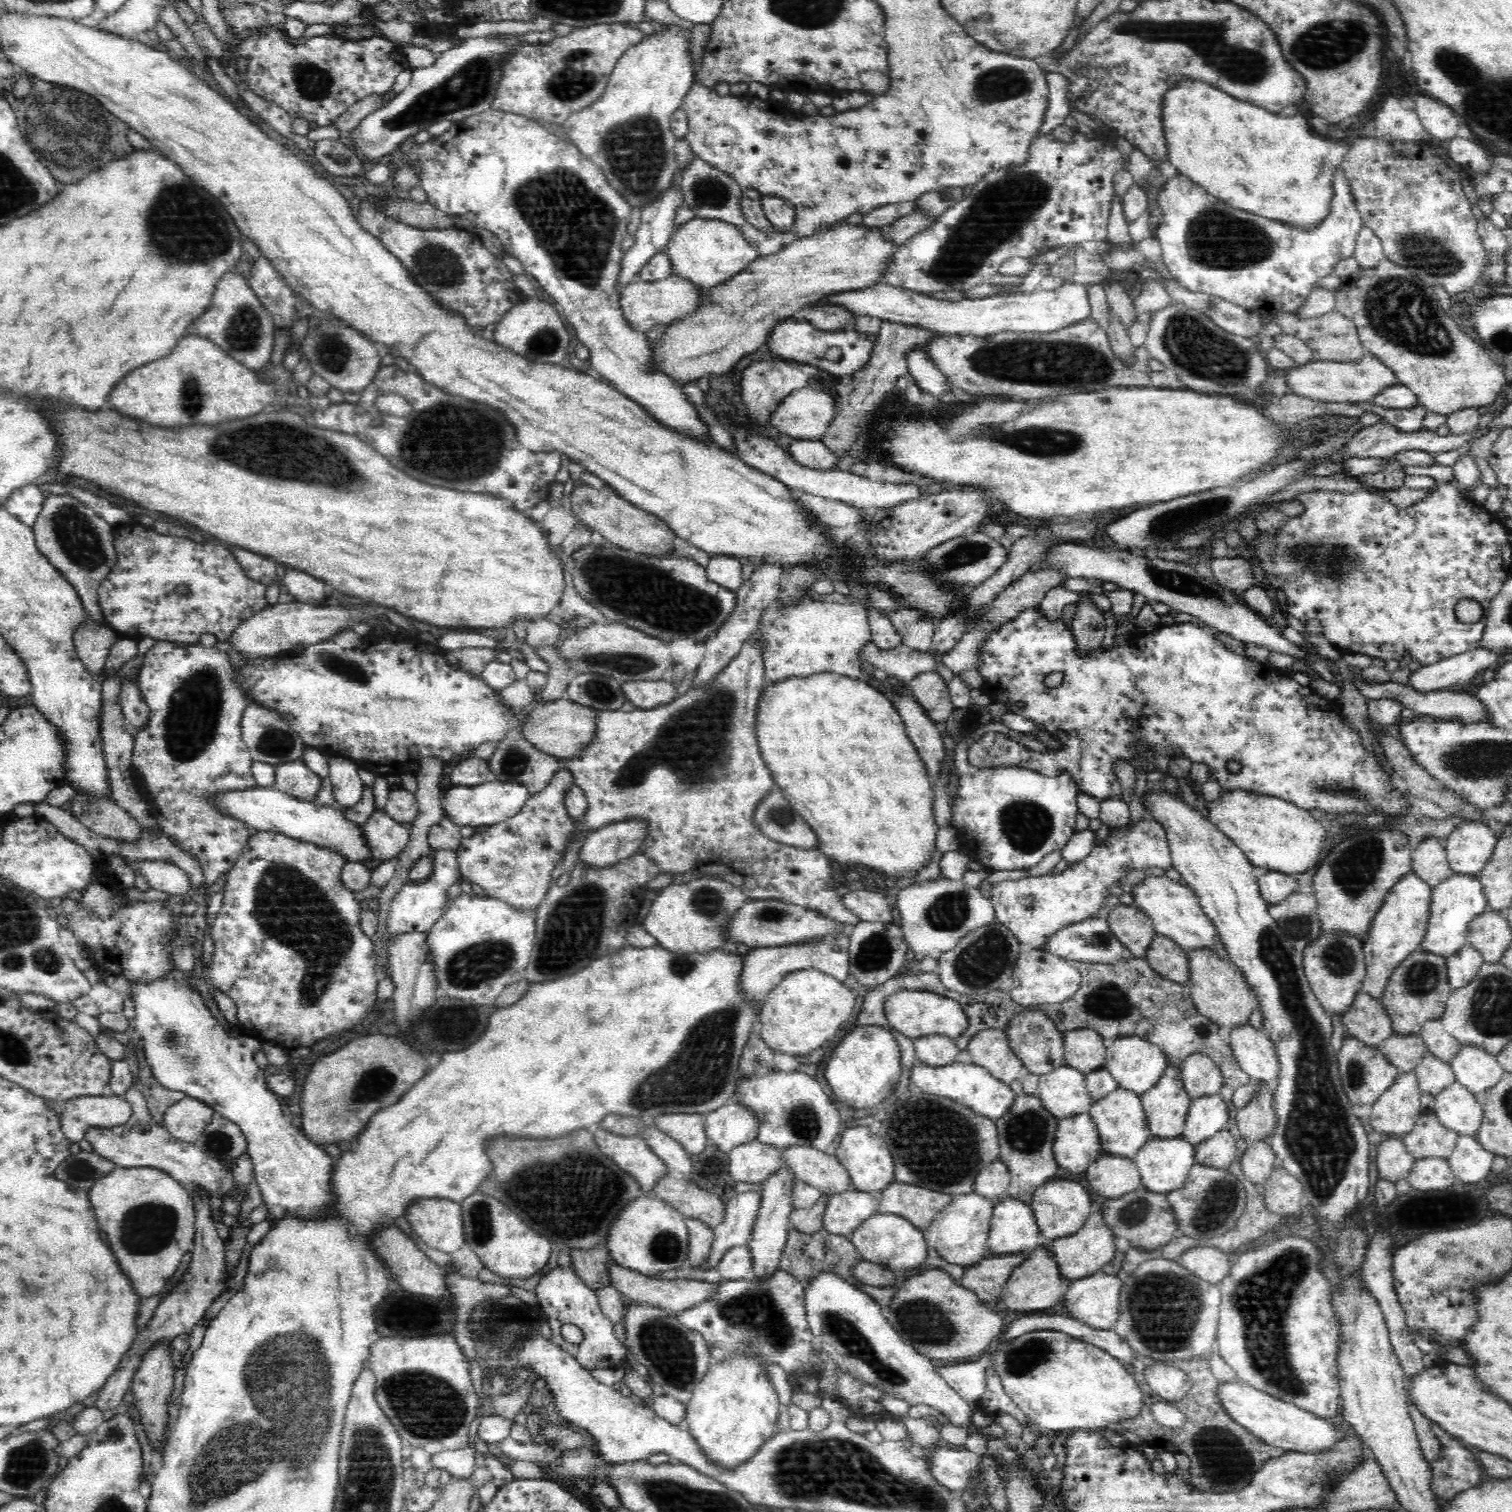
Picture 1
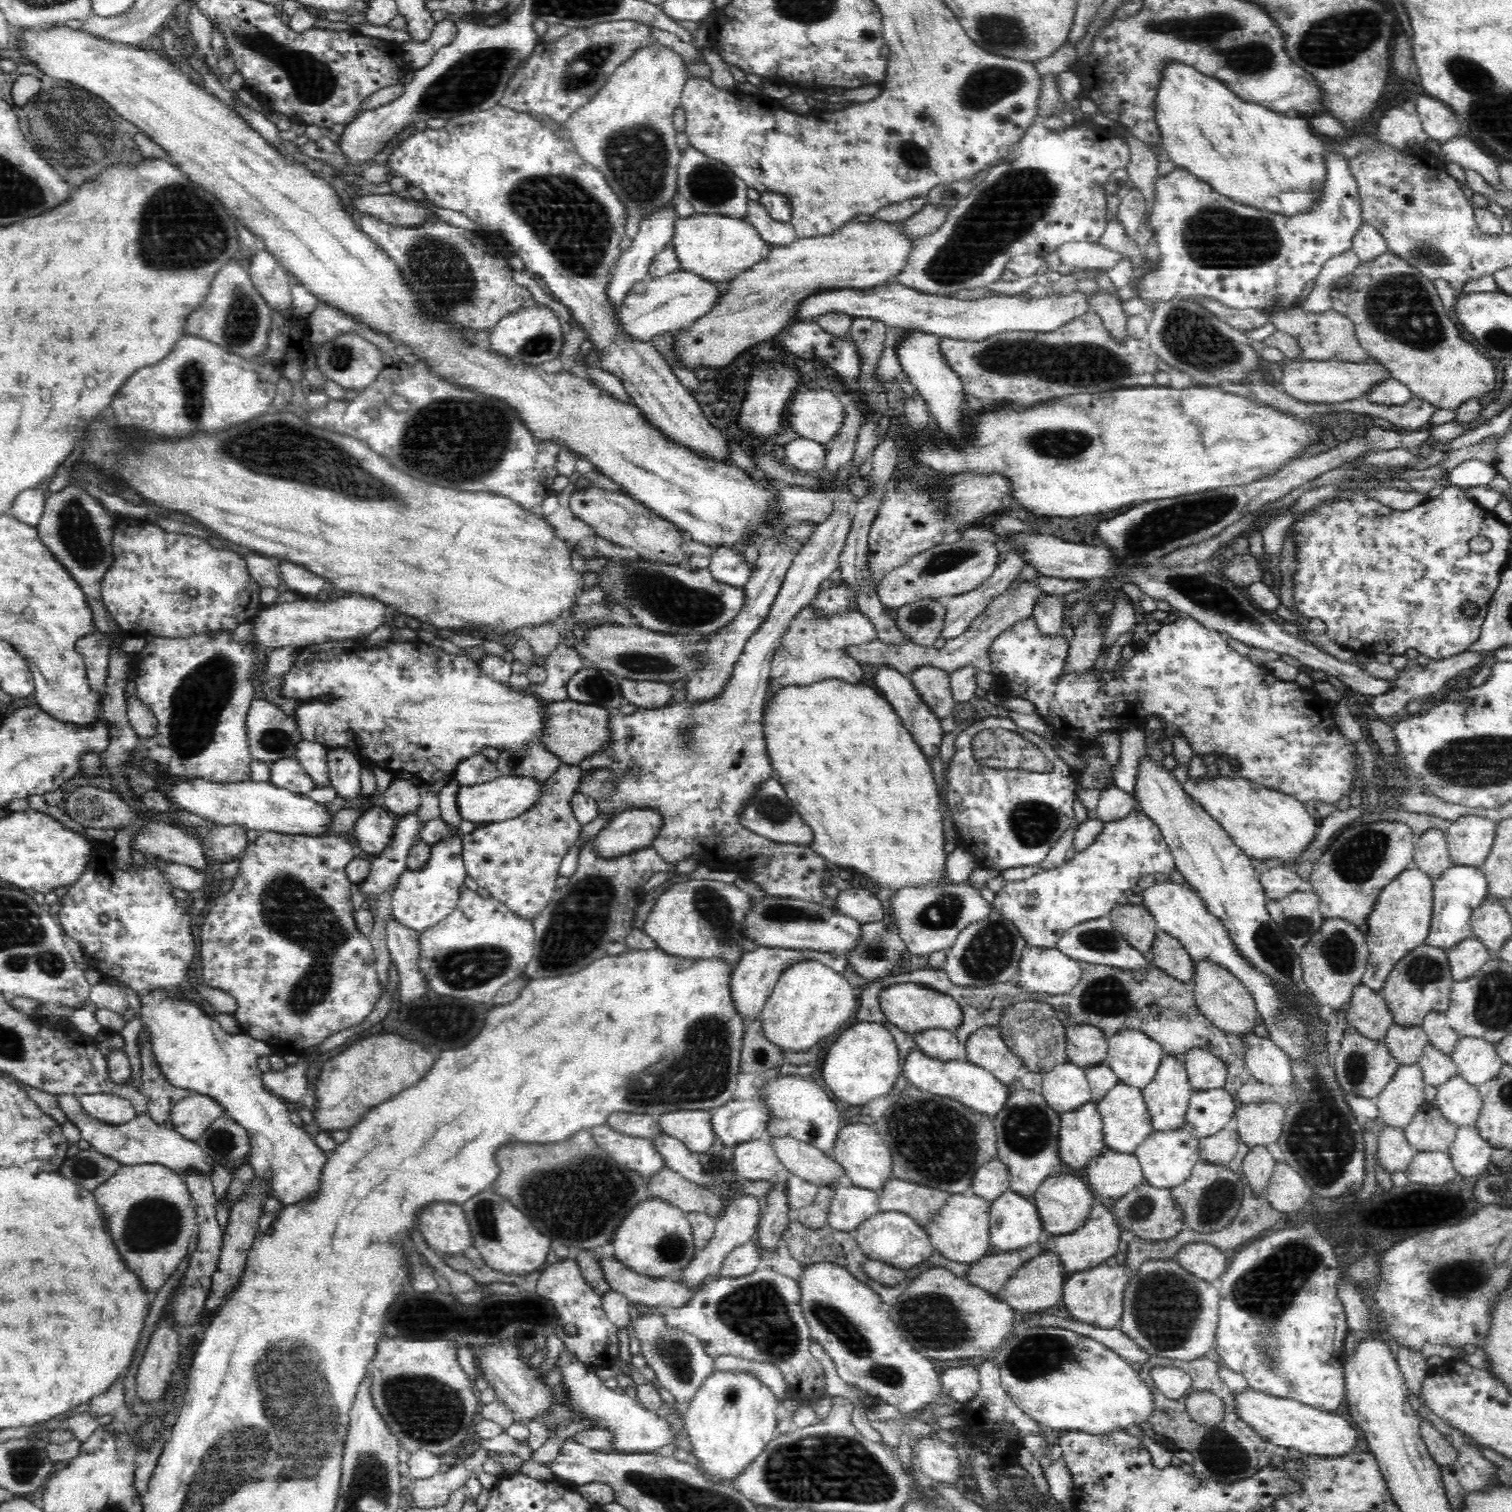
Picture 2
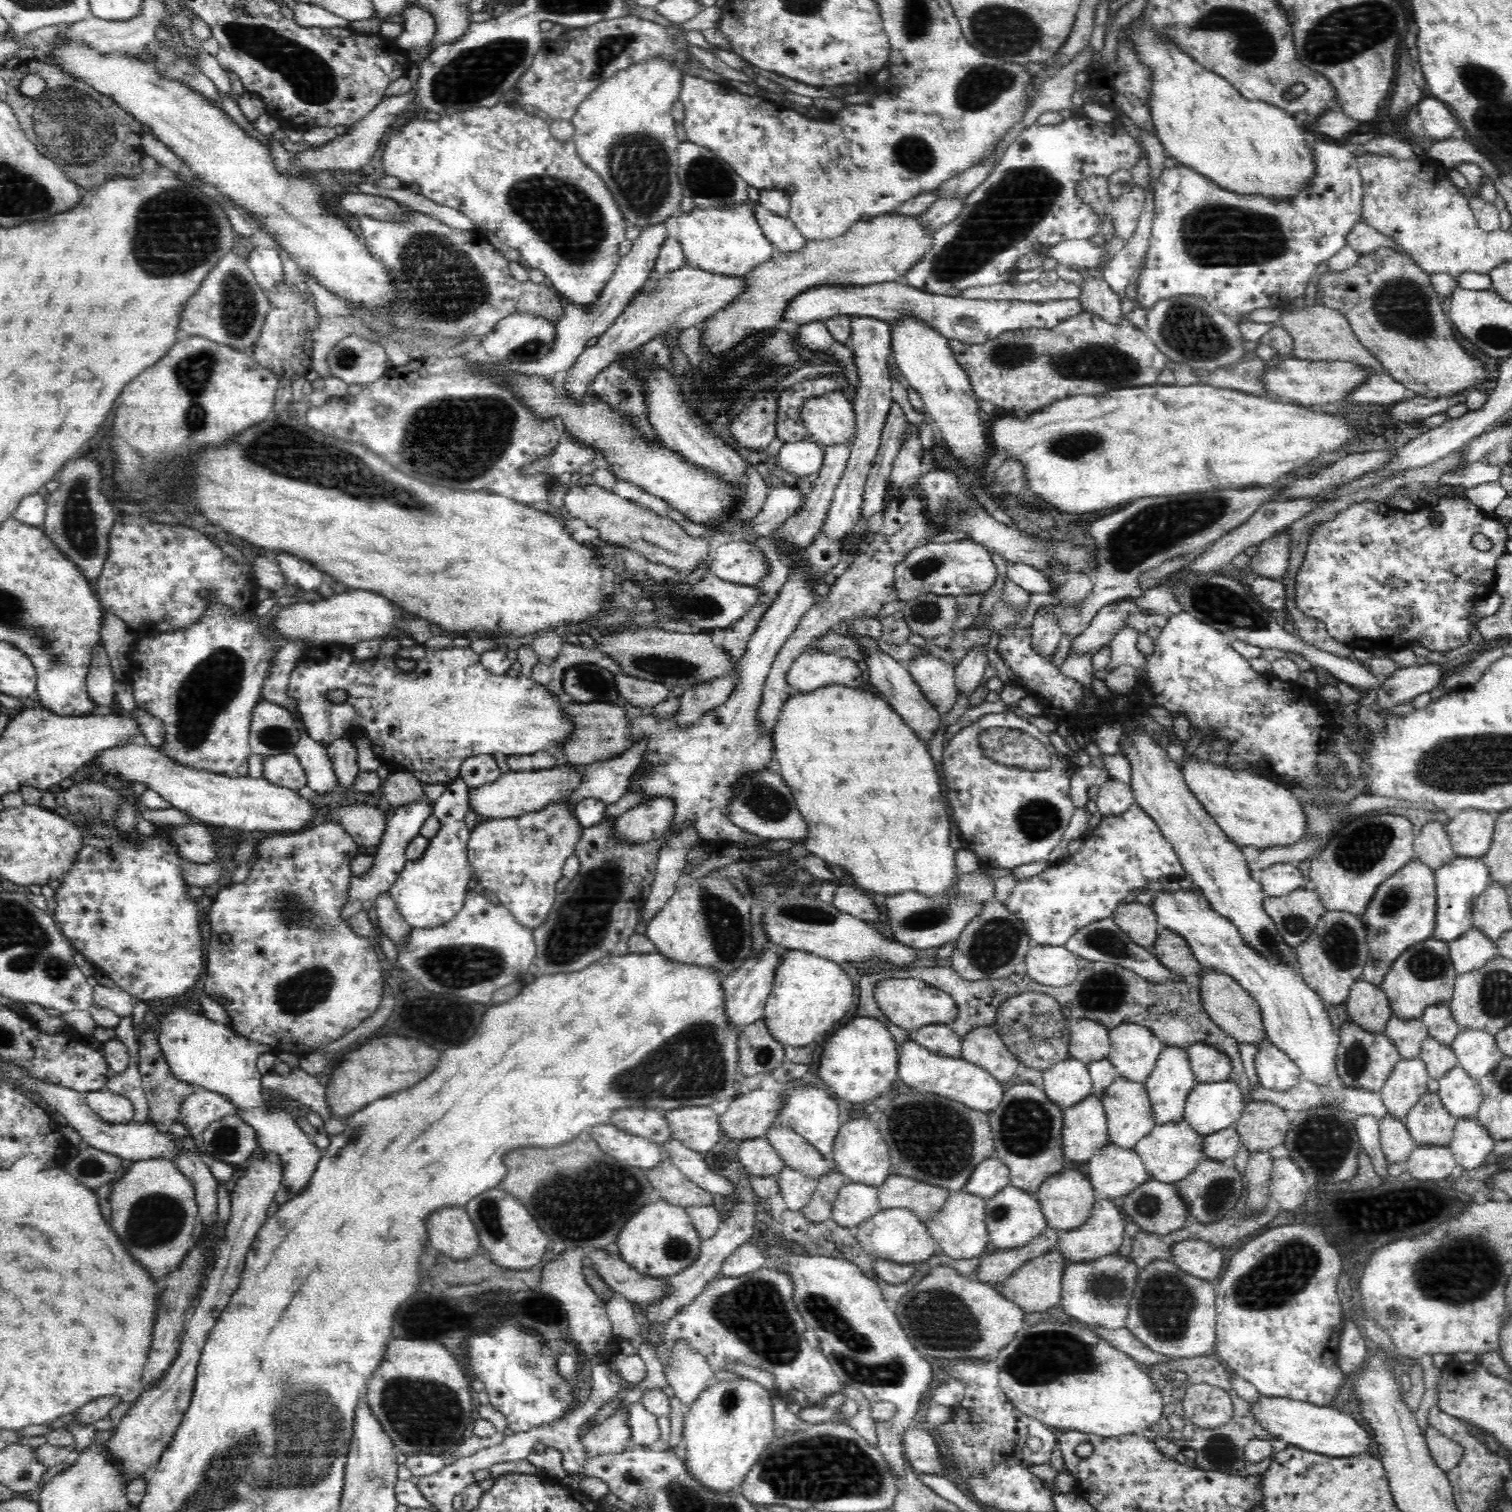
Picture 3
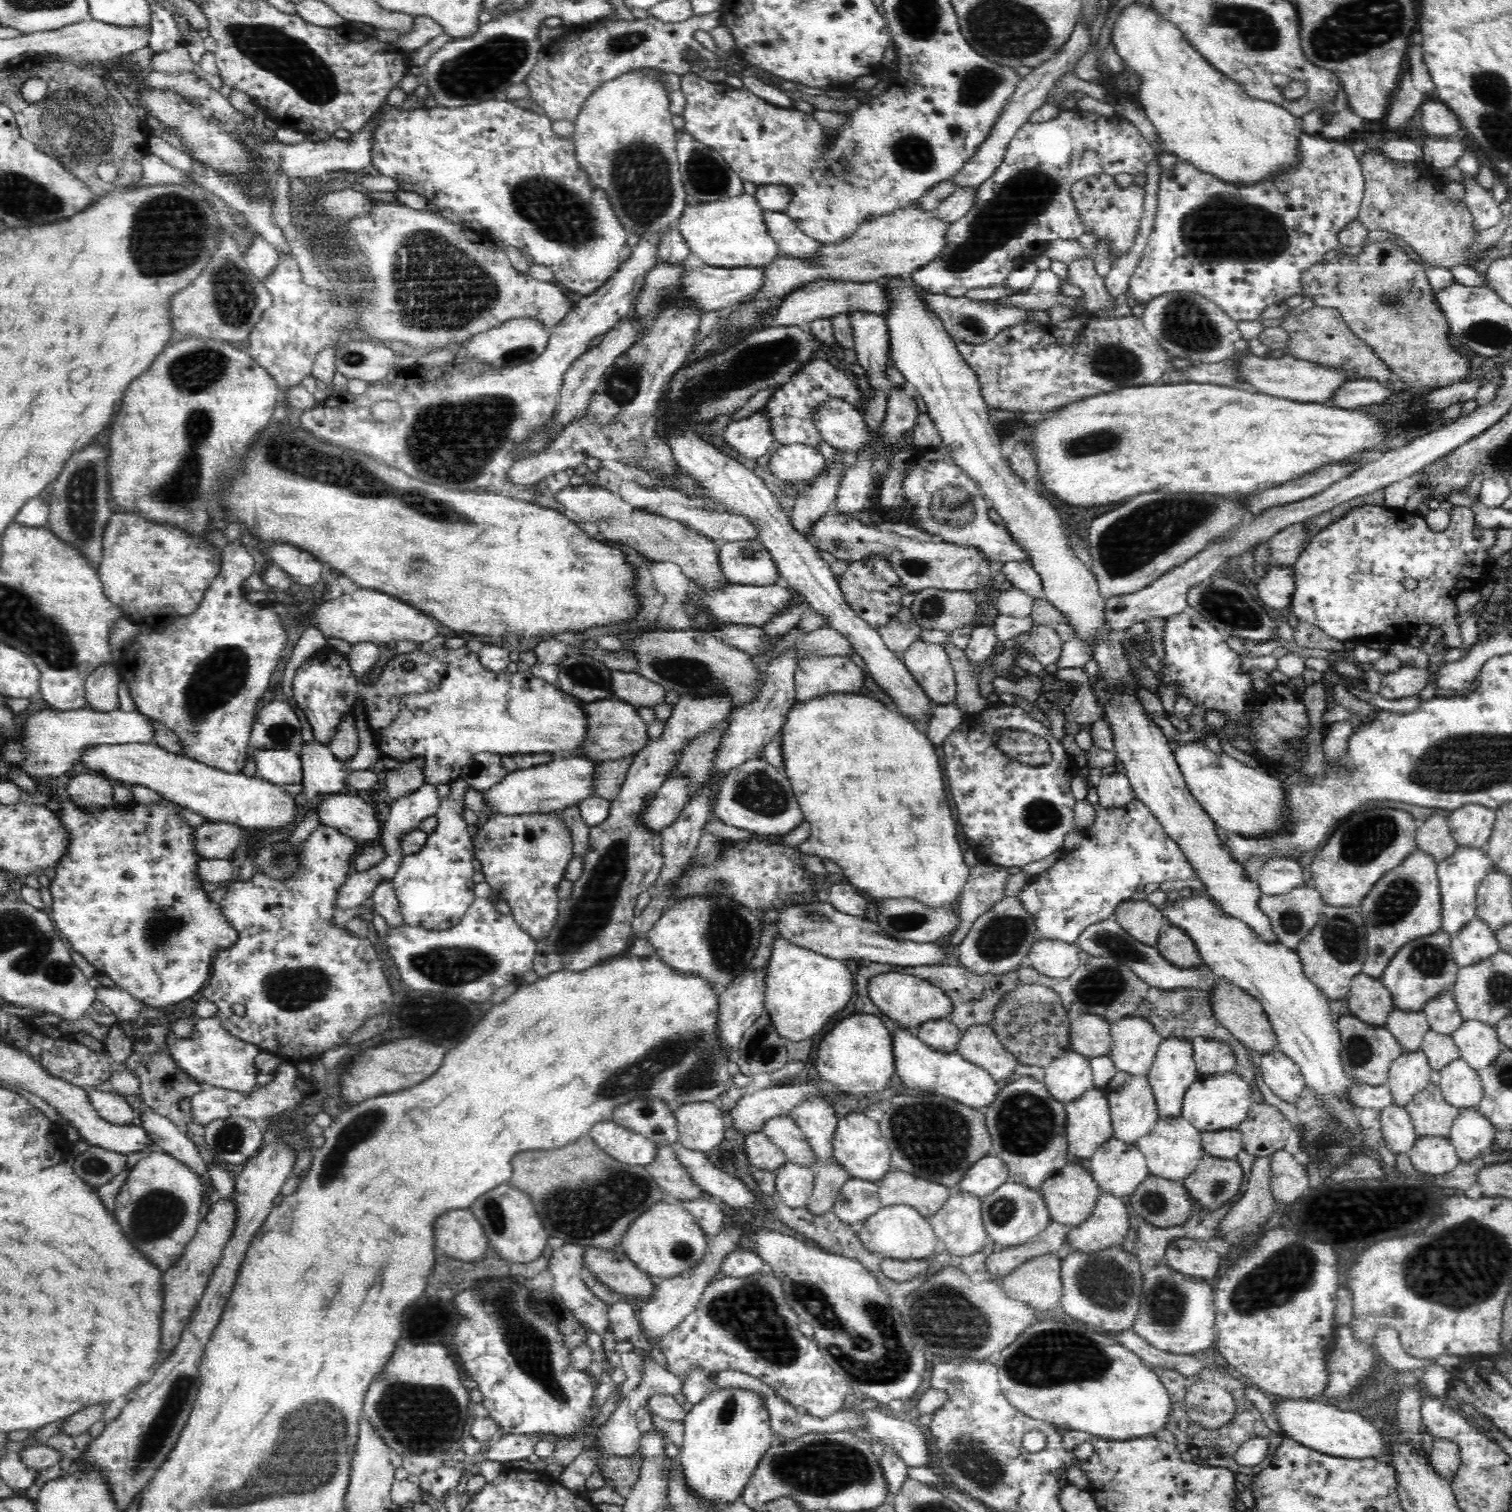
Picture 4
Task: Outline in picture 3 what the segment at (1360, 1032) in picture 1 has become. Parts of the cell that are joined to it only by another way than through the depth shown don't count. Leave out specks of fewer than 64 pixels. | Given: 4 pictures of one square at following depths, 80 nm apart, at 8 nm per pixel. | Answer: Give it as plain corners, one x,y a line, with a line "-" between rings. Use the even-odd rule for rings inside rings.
1362,978
1351,987
1346,1004
1350,1022
1370,1034
1384,1033
1393,1016
1386,993

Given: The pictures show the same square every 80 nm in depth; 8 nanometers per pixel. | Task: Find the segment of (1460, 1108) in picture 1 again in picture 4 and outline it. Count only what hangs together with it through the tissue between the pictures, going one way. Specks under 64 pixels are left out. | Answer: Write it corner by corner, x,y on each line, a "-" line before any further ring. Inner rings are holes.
1462,1058
1453,1060
1441,1070
1439,1088
1446,1103
1459,1111
1478,1108
1483,1098
1483,1085
1479,1074

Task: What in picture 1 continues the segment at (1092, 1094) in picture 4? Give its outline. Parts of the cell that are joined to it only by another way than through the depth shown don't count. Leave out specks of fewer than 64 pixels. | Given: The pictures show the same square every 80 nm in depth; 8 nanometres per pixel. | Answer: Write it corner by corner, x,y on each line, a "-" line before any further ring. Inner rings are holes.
1087,1113
1059,1119
1052,1149
1058,1166
1074,1174
1084,1172
1103,1154
1099,1132

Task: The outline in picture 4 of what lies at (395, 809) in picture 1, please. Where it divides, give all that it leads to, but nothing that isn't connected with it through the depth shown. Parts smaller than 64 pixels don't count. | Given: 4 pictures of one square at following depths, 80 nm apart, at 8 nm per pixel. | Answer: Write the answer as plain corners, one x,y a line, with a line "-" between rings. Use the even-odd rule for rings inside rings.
422,758
388,765
384,780
388,795
394,800
417,791
425,783
422,768

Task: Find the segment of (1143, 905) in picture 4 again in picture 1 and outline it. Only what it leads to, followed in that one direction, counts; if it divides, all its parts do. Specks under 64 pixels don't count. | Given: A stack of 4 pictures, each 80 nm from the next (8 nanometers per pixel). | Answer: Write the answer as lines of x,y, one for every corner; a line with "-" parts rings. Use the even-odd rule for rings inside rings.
1116,905
1105,914
1111,934
1131,952
1144,958
1156,932
1151,918
1134,905

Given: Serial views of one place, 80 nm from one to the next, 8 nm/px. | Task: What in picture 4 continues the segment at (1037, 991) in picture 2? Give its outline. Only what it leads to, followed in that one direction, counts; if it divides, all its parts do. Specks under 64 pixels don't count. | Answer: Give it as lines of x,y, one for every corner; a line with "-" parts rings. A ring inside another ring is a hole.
1038,938
1027,955
1030,966
1038,974
1060,979
1069,977
1079,967
1078,952
1078,946
1074,943

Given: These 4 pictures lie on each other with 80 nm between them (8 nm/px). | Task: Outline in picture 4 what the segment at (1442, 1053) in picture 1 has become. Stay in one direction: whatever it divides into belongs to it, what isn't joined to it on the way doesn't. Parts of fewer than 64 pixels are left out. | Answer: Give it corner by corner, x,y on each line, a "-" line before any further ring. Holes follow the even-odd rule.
1453,990
1444,992
1434,999
1428,999
1423,1008
1428,1019
1430,1030
1442,1035
1452,1035
1464,1022
1458,1014
1458,1005

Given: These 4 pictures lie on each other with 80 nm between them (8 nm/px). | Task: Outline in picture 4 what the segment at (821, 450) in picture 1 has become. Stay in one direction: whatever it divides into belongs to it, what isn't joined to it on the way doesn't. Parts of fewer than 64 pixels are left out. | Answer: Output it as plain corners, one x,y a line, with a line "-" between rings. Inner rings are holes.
800,443
781,445
771,454
768,463
770,472
776,478
798,483
816,478
826,465
822,453

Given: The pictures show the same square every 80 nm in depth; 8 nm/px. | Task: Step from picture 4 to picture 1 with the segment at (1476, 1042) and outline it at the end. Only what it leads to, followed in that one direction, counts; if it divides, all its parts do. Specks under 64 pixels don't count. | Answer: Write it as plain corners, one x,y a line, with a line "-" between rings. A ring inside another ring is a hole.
1461,1046
1449,1063
1456,1082
1474,1096
1496,1087
1505,1074
1496,1056
1474,1046

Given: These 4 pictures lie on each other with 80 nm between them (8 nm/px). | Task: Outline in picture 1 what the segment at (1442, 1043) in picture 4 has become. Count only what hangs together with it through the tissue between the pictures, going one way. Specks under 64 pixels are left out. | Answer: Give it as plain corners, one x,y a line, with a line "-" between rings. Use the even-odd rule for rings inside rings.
1427,1051
1414,1072
1420,1095
1438,1096
1456,1082
1450,1063
1439,1062
1434,1055
1430,1054
1430,1051

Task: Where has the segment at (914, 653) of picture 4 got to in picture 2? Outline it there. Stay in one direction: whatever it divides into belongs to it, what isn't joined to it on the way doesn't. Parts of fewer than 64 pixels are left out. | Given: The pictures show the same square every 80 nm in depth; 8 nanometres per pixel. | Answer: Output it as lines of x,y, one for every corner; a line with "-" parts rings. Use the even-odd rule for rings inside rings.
922,666
922,668
916,668
909,674
912,685
916,687
918,695
924,699
924,702
930,706
932,713
938,716
938,718
944,718
952,715
955,704
954,695
952,695
952,689
950,688
950,673
942,668
935,668
934,666

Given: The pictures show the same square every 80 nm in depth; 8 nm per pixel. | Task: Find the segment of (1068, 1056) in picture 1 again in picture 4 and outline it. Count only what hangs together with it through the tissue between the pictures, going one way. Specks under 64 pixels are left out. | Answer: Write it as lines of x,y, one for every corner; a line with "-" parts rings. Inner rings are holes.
1082,1014
1070,1023
1071,1050
1088,1059
1108,1055
1111,1026
1100,1015

